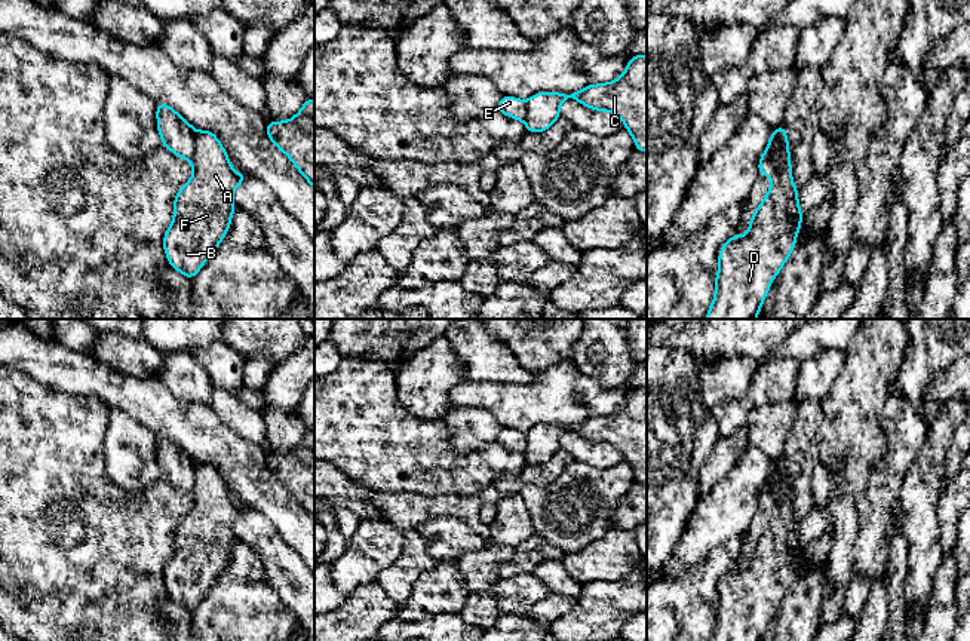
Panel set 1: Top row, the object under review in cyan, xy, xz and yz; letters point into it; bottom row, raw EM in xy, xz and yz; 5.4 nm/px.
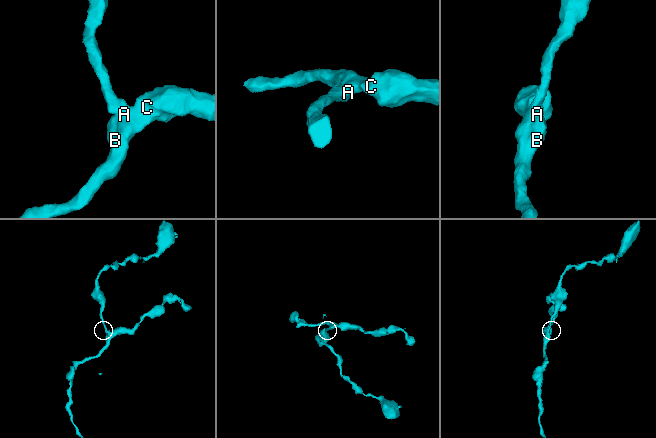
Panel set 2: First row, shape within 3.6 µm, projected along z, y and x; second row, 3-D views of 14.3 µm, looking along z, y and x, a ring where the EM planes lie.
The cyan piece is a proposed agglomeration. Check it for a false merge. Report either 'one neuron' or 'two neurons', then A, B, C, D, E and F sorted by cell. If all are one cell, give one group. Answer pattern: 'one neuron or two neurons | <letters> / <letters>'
two neurons | A B C D F / E

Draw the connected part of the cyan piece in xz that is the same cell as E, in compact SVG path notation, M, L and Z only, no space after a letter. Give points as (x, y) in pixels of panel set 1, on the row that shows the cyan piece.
M503 95L503 98L497 105L497 111L516 120L525 122L528 113L528 104L527 101L518 99L515 96Z

